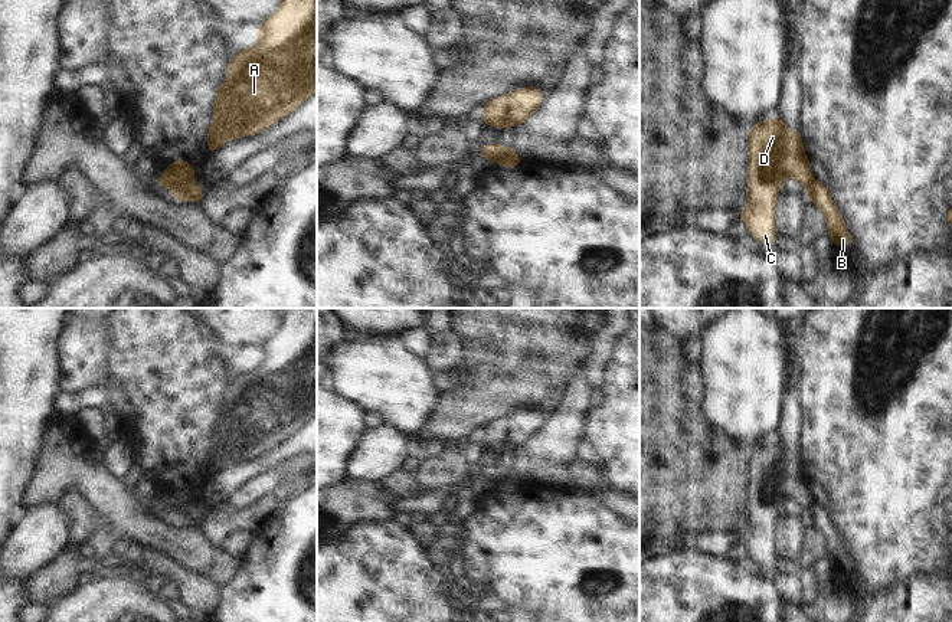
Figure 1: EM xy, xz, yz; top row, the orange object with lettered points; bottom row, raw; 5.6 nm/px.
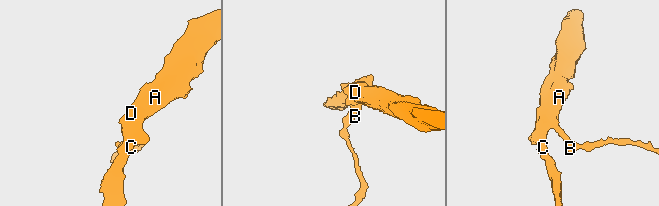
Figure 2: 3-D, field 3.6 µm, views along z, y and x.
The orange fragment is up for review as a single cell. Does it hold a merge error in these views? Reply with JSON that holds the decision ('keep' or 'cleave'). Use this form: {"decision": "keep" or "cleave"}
{"decision": "cleave"}

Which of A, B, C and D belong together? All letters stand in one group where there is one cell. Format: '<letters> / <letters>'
A C D / B

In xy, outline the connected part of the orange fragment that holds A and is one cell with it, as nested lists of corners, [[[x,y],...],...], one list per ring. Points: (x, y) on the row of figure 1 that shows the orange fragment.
[[[281,0],[255,36],[256,43],[226,65],[228,79],[216,89],[207,154],[230,138],[265,131],[317,94],[317,0]]]

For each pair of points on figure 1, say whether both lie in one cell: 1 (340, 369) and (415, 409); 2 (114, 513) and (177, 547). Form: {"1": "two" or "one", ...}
{"1": "one", "2": "one"}

